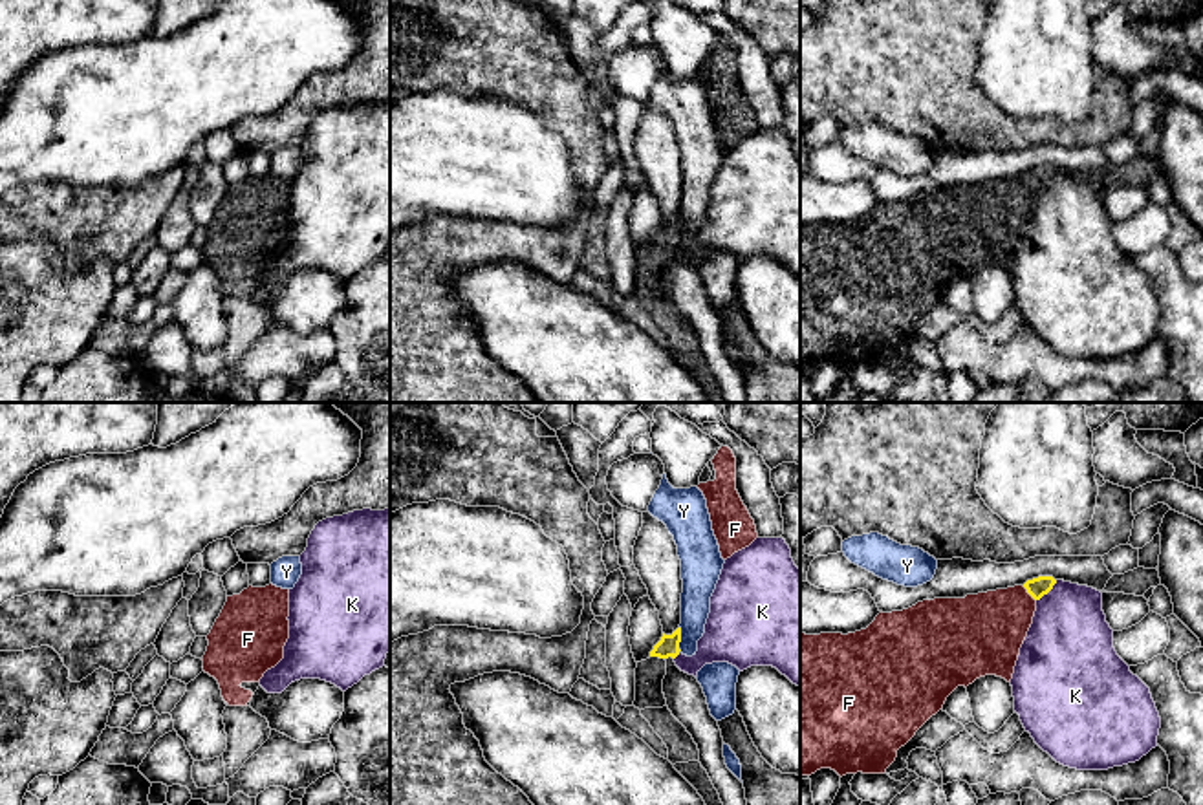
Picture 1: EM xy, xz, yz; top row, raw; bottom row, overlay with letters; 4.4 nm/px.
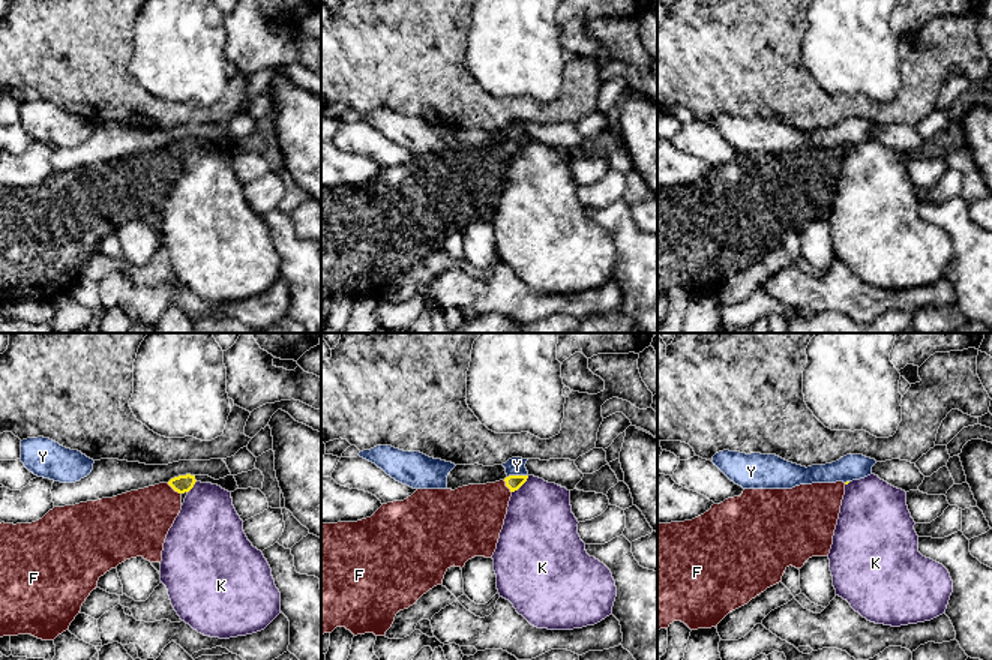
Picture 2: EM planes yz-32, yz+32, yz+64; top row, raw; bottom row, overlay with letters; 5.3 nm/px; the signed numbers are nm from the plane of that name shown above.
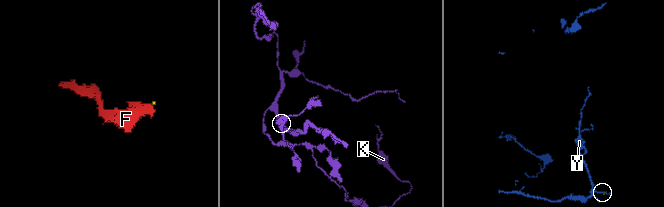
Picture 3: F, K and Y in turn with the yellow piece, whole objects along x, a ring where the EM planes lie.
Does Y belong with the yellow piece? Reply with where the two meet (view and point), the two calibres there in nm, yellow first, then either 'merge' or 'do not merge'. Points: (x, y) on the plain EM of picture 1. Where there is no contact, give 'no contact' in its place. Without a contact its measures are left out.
meets yellow in xz at (680, 229); 100 nm thick on the yellow side, 140 nm on the other; do not merge

